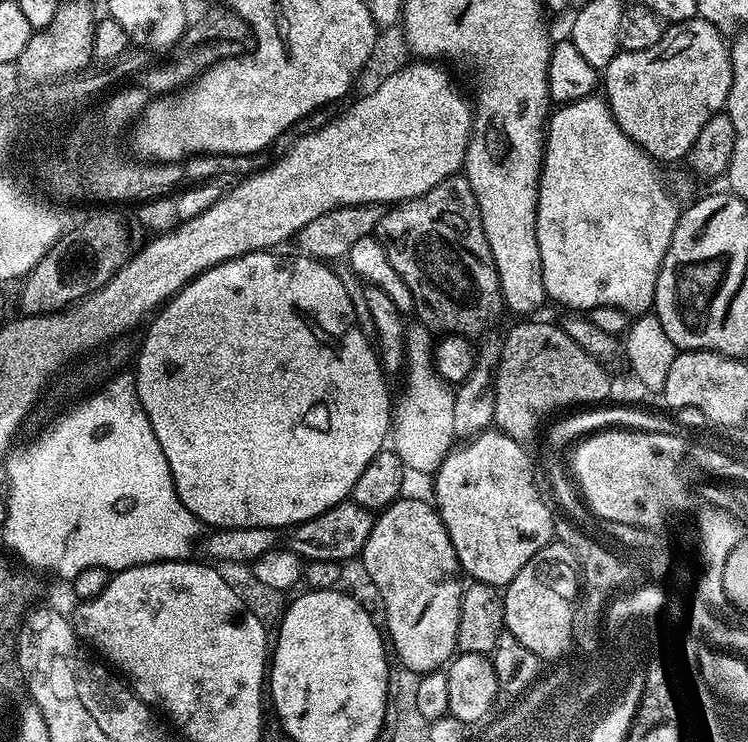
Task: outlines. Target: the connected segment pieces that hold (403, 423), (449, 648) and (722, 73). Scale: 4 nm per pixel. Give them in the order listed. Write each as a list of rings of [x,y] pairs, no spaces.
[[[414,324],[414,327],[411,325],[407,329],[405,372],[404,390],[400,396],[398,394],[393,407],[390,446],[402,460],[405,469],[430,476],[440,468],[456,440],[454,436],[454,400],[453,389],[447,381],[442,379],[435,368],[433,335],[421,324]]]
[[[401,498],[389,504],[376,516],[362,553],[362,561],[374,585],[381,592],[386,636],[394,656],[396,651],[397,658],[401,660],[397,661],[417,674],[443,669],[457,651],[456,635],[460,617],[458,597],[462,592],[462,569],[439,512],[429,501],[427,504],[424,500]]]
[[[699,18],[672,22],[665,27],[663,38],[654,42],[654,46],[646,50],[621,50],[602,69],[602,92],[604,88],[603,95],[612,117],[618,122],[620,131],[653,160],[683,161],[702,126],[706,126],[712,116],[725,111],[732,85],[732,54],[724,36],[721,29]]]

